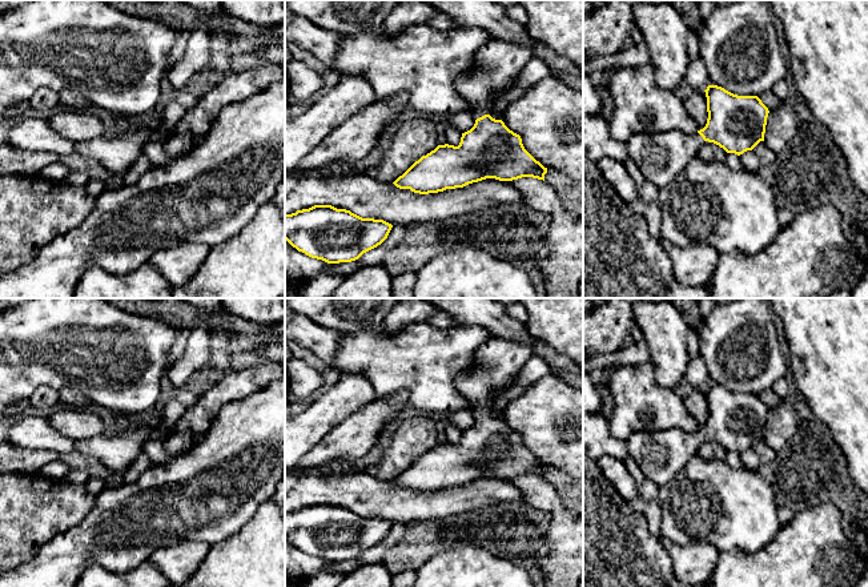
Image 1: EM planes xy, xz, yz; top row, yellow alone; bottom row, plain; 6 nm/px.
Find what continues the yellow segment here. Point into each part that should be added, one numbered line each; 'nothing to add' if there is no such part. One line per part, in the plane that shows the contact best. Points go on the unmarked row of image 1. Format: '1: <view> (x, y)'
1: xz (497, 361)

